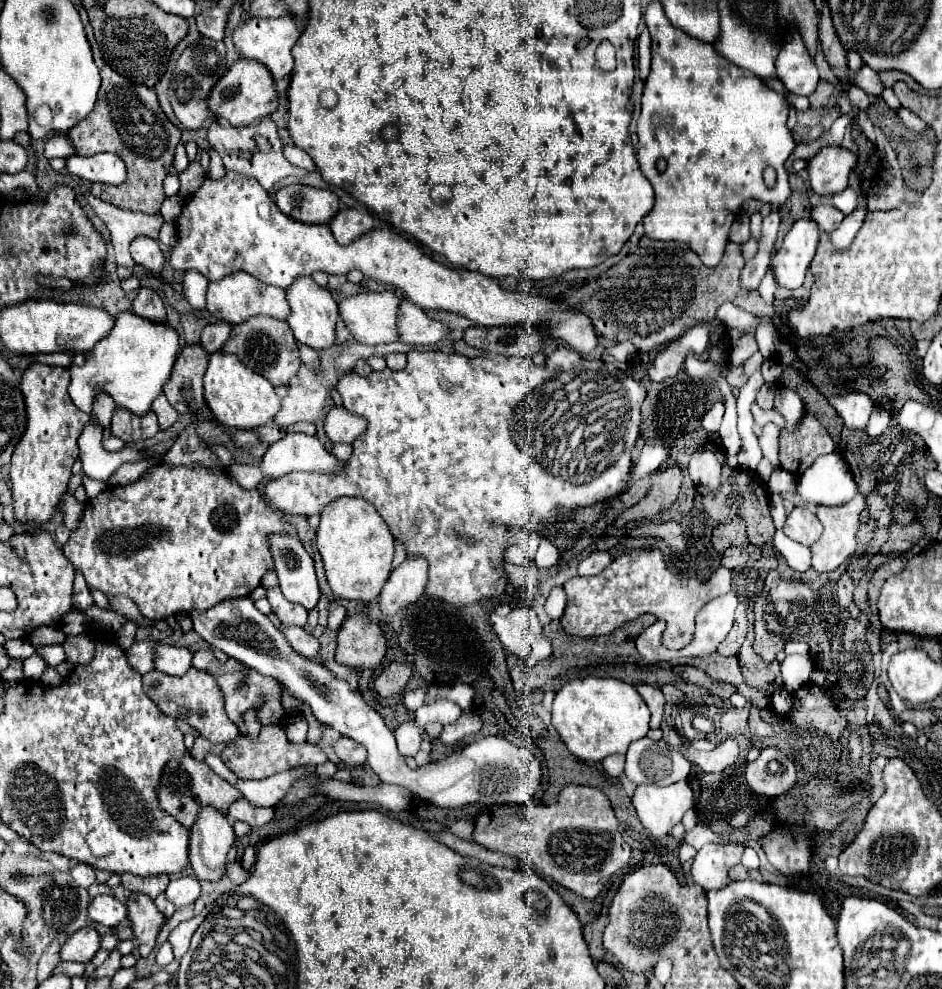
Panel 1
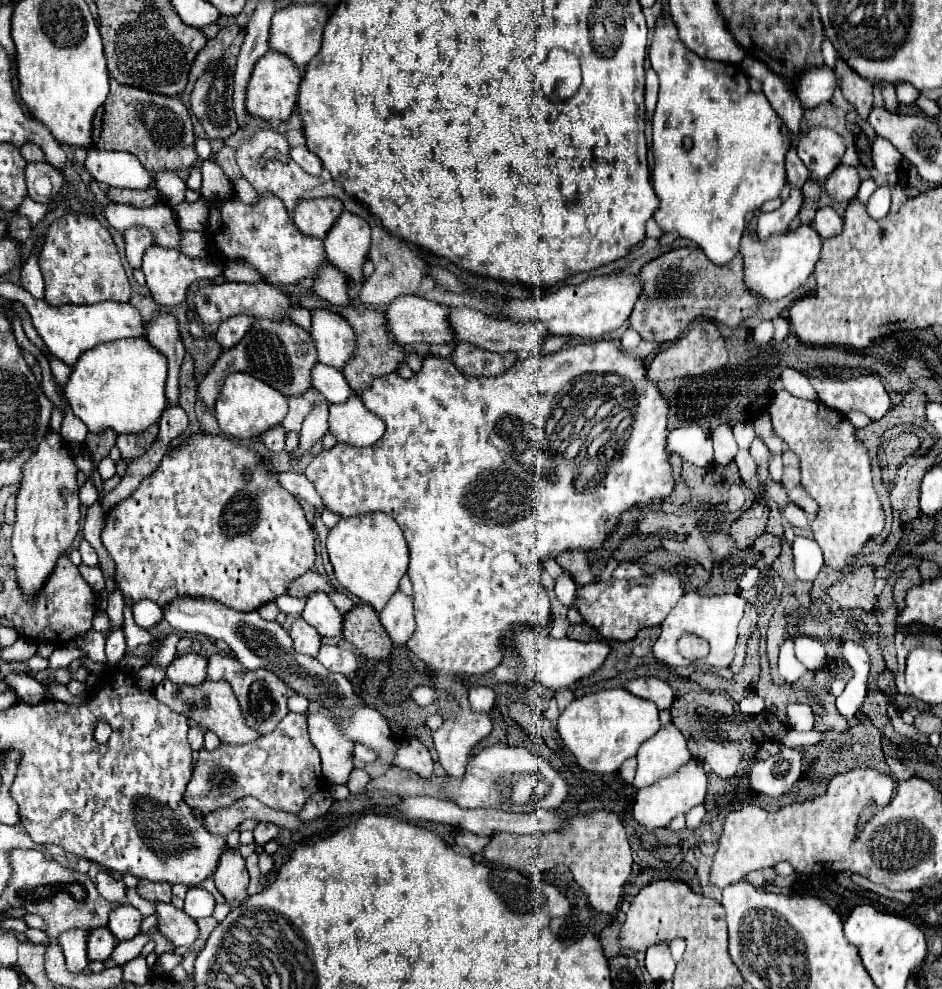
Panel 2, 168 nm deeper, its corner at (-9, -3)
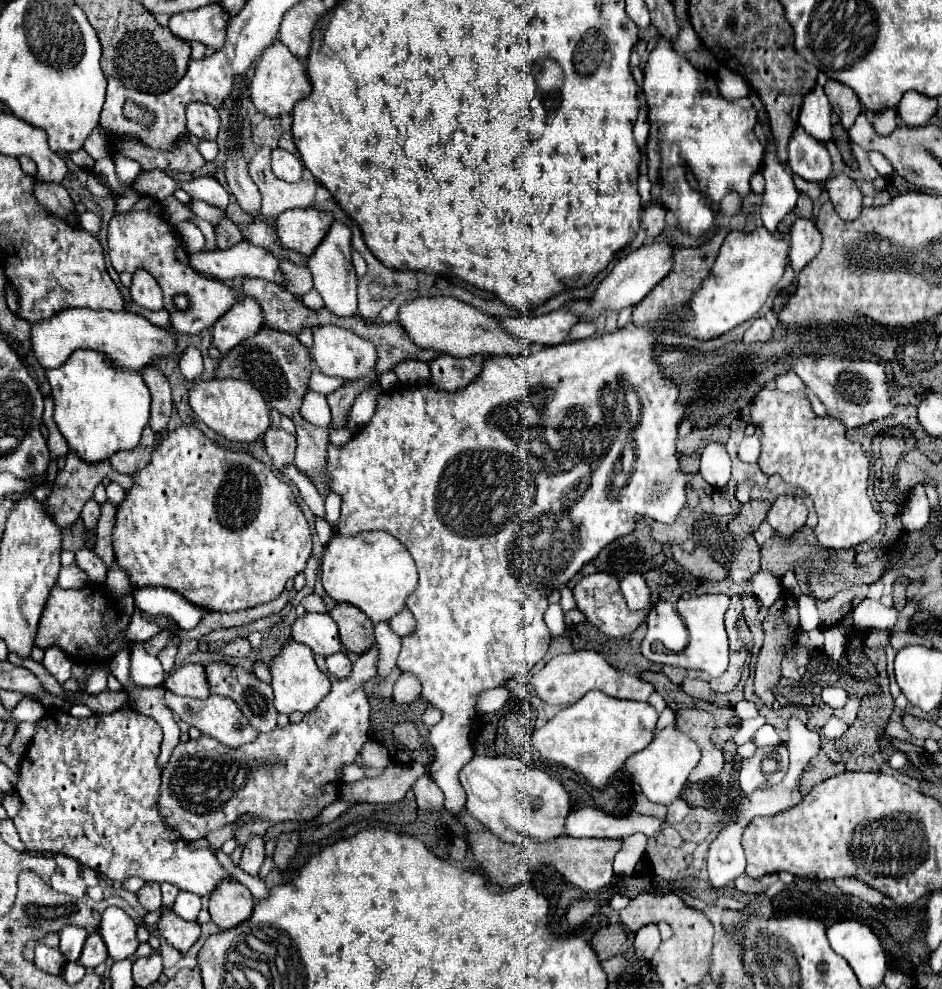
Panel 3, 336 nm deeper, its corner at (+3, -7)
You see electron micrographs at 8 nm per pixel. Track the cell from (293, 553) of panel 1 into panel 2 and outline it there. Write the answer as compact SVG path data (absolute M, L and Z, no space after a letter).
M312 593L304 611L302 619L310 623L322 637L336 637L342 633L342 615L334 607L334 603L328 599L326 593Z

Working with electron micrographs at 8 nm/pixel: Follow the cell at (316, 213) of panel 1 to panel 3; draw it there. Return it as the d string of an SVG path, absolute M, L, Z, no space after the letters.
M290 209L276 219L276 233L284 247L292 247L294 251L300 251L300 255L308 257L328 233L332 221L334 217L330 211Z

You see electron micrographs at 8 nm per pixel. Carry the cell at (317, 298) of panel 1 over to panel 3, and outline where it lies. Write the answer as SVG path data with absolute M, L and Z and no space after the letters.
M320 325L320 327L314 327L312 333L314 333L314 345L310 349L312 359L324 375L352 381L352 379L364 377L374 367L376 349L372 347L372 343L356 337L356 333L342 329L342 327L336 327L336 325Z

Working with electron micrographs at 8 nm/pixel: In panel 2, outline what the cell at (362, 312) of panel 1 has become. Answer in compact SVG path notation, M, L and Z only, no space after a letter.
M402 295L386 307L386 321L392 337L402 345L416 345L416 343L444 345L444 343L456 341L456 333L448 325L448 313L450 313L450 307L438 305L418 295Z

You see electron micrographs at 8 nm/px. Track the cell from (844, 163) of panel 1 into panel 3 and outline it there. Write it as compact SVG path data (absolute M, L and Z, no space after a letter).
M844 173L832 175L830 179L826 179L824 189L830 195L830 201L834 203L838 215L846 221L856 219L856 215L862 209L862 193L858 189L858 185Z

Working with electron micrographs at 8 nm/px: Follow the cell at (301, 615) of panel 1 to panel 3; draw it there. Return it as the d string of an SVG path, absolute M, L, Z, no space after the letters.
M288 639L280 651L276 653L276 657L268 663L270 675L272 675L272 689L274 689L274 705L280 713L292 713L292 711L300 711L300 713L308 713L312 711L330 691L330 679L326 677L326 673L322 673L316 663L314 663L314 653L312 649L308 649L308 645L298 643L294 639Z

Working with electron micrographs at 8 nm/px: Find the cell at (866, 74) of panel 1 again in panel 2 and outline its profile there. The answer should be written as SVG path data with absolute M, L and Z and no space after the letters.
M910 83L896 85L896 93L898 93L898 101L904 103L904 105L912 105L920 97L920 91L916 87L912 87Z

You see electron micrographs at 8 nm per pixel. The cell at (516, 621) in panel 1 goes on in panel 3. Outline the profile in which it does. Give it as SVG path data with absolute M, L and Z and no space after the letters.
M582 649L572 653L560 653L552 657L536 675L532 675L532 689L534 693L548 705L566 707L582 699L588 691L598 689L610 697L618 699L632 699L632 701L648 701L648 697L654 693L654 685L648 681L642 681L636 675L618 673L608 661L594 649Z

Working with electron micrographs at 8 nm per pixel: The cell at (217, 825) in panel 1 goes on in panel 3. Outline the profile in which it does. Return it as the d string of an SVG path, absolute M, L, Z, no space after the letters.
M222 879L212 891L208 901L208 911L212 915L212 921L222 931L248 919L252 907L254 907L252 893L234 879Z

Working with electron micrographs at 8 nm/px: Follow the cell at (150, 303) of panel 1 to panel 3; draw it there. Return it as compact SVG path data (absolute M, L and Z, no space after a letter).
M146 365L142 369L142 377L152 393L152 411L150 411L150 427L152 431L166 433L166 425L172 413L172 395L170 395L170 383L166 375L156 365Z

